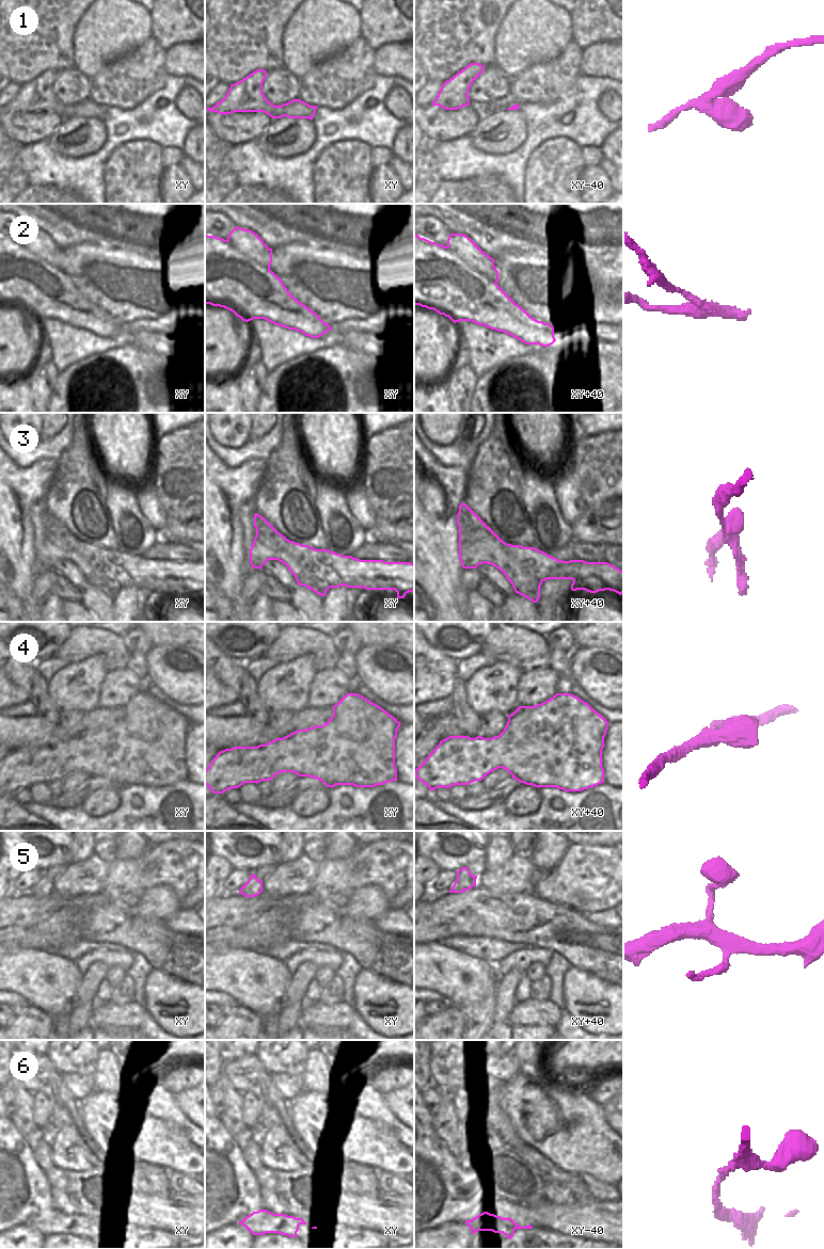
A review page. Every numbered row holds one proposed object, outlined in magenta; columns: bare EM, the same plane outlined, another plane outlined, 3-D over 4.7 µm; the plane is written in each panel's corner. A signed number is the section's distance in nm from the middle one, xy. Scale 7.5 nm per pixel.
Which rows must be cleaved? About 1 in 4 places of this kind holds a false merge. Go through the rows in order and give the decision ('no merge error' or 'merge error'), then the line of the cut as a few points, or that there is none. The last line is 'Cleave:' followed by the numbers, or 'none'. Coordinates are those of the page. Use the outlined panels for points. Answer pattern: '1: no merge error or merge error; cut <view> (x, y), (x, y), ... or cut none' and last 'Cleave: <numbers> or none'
1: no merge error; cut none
2: merge error; cut xy+40 (446, 246), (495, 283)
3: merge error; cut xy (289, 541), (289, 553), (304, 567), (331, 587)
4: no merge error; cut none
5: no merge error; cut none
6: no merge error; cut none
Cleave: 2, 3

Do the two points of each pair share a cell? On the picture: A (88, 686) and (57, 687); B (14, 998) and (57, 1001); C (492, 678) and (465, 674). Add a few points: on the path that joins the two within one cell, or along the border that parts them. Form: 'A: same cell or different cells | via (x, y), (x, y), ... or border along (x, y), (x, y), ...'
A: same cell | via (80, 686), (64, 687)
B: different cells | border along (11, 990), (18, 993), (25, 999)
C: different cells | border along (493, 663), (479, 668), (464, 682)

